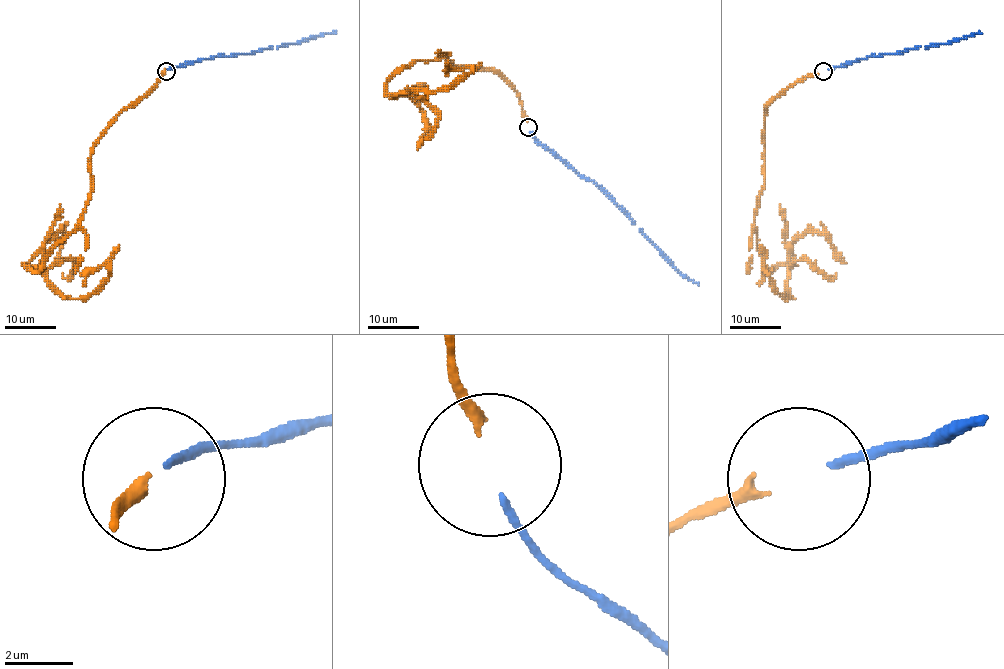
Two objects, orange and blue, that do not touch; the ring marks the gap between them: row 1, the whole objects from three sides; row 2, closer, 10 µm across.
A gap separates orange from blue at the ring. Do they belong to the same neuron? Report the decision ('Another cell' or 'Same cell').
Same cell

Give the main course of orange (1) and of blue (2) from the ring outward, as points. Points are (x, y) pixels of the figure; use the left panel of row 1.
1: (164, 73), (94, 147), (80, 223), (40, 269), (24, 265), (84, 298), (109, 270), (92, 269), (84, 285)
2: (168, 70), (218, 55), (255, 53), (335, 32)

